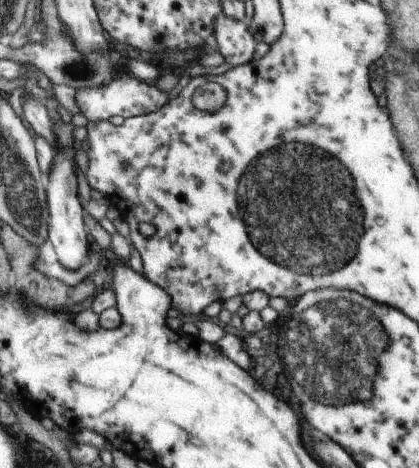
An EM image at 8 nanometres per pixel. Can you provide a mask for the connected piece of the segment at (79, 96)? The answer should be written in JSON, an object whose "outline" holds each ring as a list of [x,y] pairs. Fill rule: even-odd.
{"outline":[[[123,73],[108,85],[75,90],[74,102],[87,121],[107,121],[111,116],[134,117],[159,110],[168,102],[168,93],[158,89],[152,82],[136,79],[132,74]]]}

